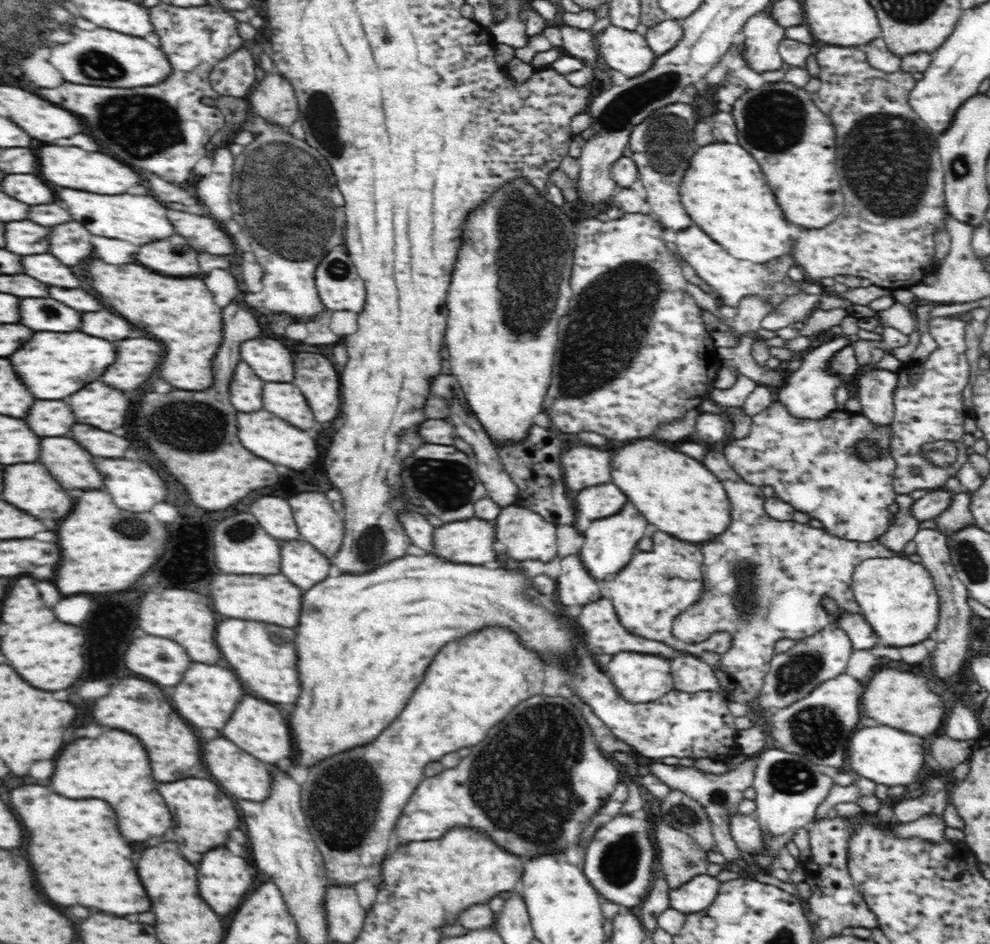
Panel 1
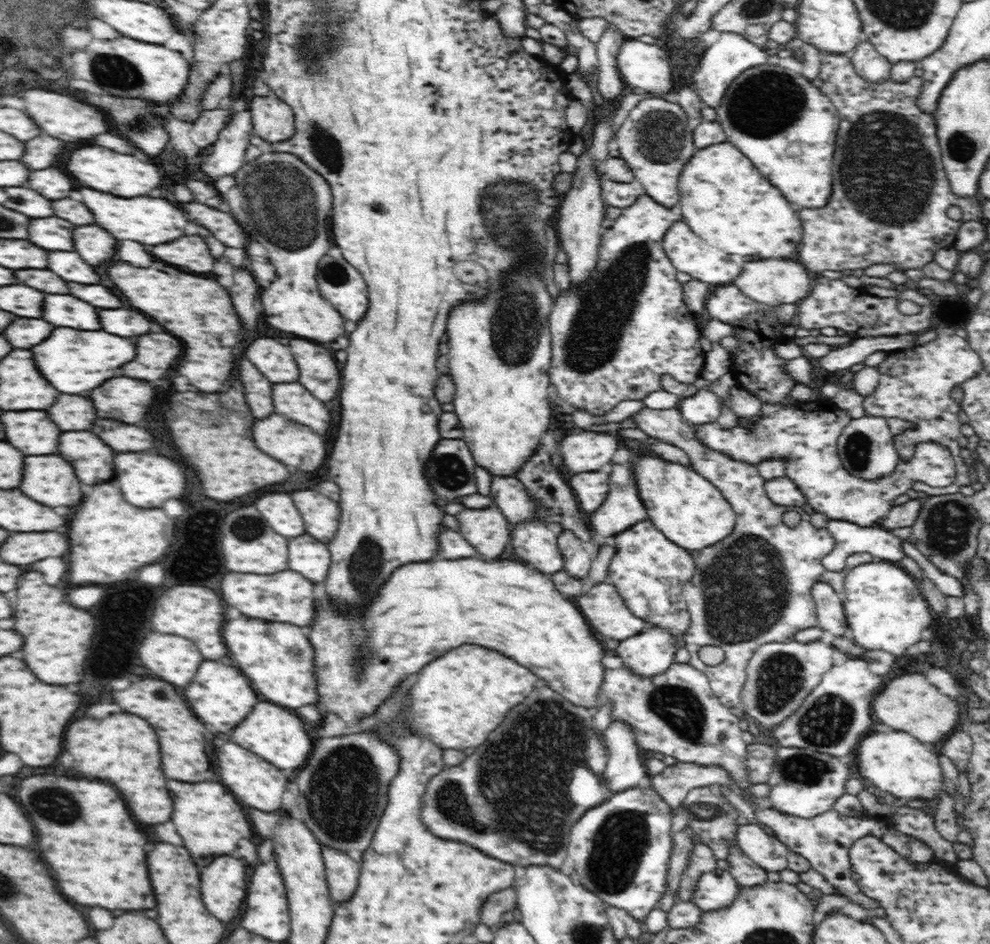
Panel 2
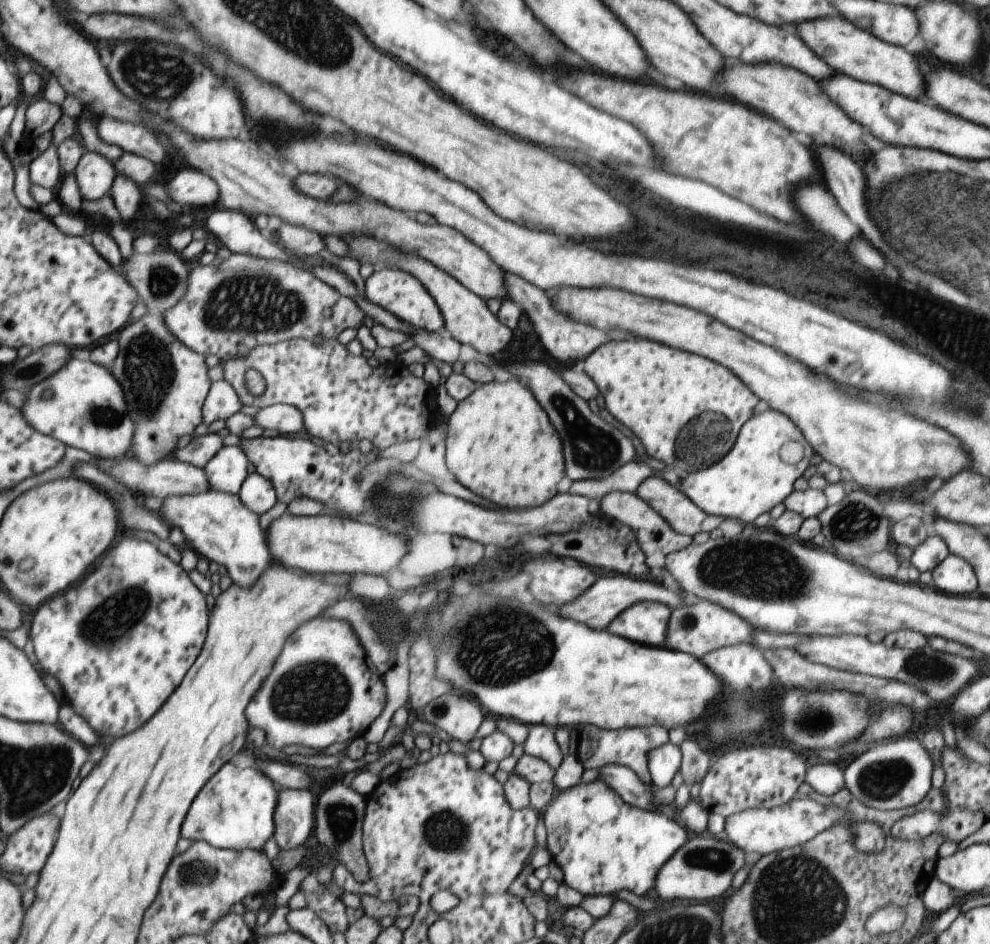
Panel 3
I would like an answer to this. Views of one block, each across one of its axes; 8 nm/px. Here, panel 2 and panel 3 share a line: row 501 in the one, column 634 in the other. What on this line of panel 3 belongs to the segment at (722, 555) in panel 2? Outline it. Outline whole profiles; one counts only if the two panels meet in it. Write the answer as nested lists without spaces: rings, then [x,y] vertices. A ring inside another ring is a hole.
[[[584,726],[582,732],[576,730],[574,735],[574,754],[585,770],[602,767],[609,763],[617,764],[634,770],[644,784],[652,784],[649,773],[649,757],[654,749],[669,743],[668,731],[661,726],[630,727],[618,730],[606,730],[598,728],[598,726]]]

